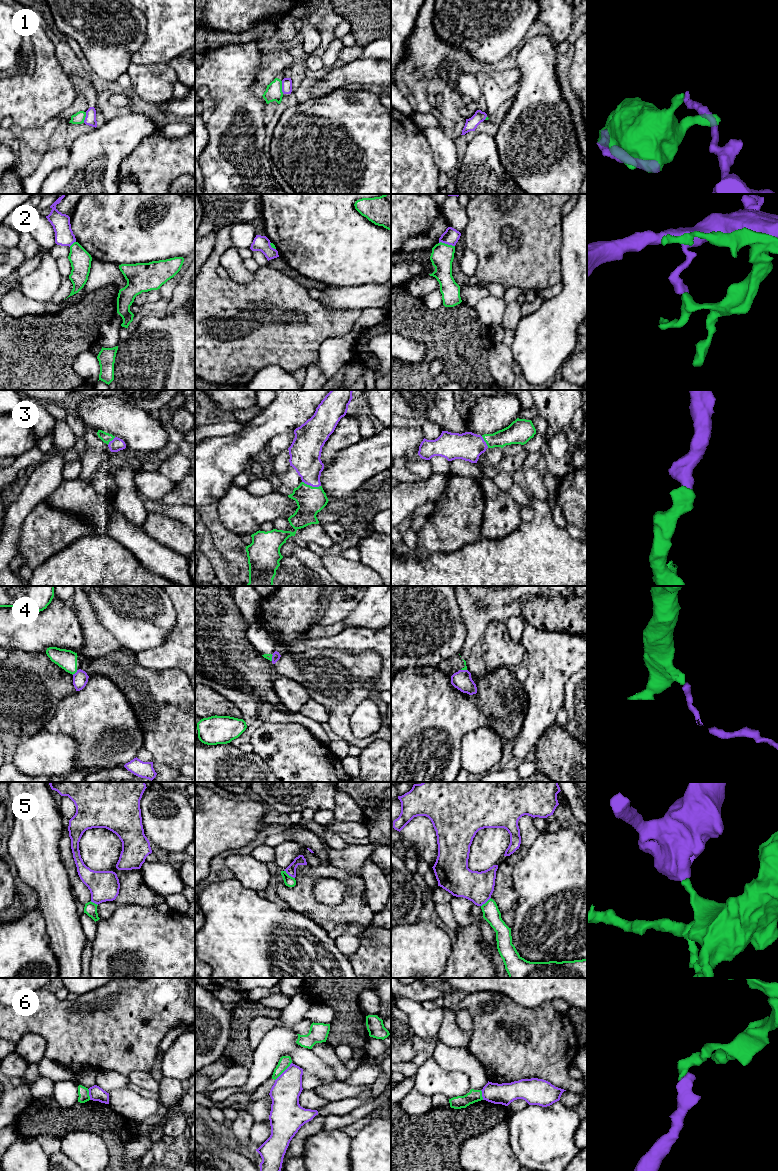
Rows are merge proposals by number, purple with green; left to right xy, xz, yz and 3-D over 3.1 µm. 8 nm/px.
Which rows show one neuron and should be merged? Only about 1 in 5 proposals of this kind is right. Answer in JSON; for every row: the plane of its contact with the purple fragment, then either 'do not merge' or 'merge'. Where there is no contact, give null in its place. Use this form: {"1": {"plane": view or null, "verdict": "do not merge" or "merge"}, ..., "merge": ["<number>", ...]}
{"1": {"plane": "xz", "verdict": "do not merge"}, "2": {"plane": "yz", "verdict": "do not merge"}, "3": {"plane": "xz", "verdict": "merge"}, "4": {"plane": "xy", "verdict": "do not merge"}, "5": {"plane": "xz", "verdict": "do not merge"}, "6": {"plane": "xz", "verdict": "do not merge"}, "merge": ["3"]}

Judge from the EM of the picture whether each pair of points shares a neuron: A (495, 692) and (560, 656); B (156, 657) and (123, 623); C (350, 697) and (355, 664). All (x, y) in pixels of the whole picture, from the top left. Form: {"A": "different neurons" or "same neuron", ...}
{"A": "different neurons", "B": "different neurons", "C": "same neuron"}

